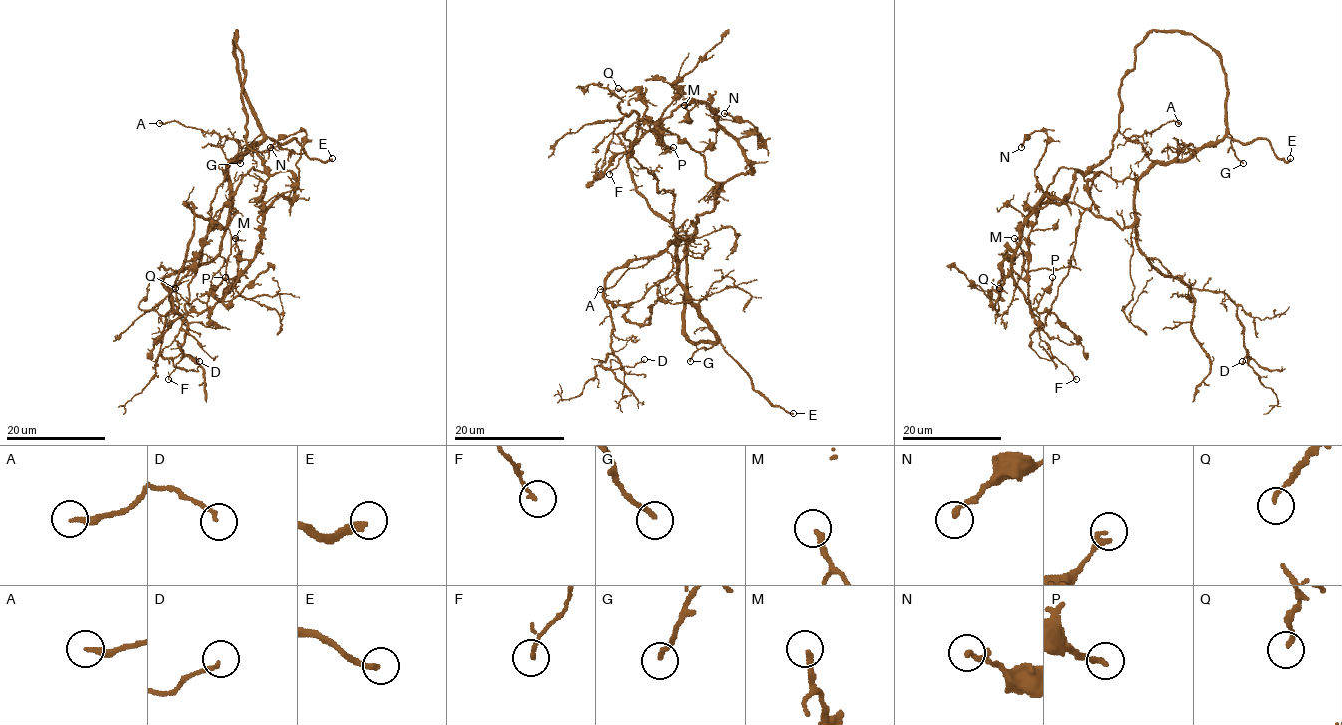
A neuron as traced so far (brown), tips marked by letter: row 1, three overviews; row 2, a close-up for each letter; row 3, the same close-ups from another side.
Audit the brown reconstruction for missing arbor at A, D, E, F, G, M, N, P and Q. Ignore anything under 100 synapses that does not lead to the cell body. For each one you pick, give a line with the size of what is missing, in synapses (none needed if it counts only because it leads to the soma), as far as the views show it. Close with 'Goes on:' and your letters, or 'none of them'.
Goes on: E

